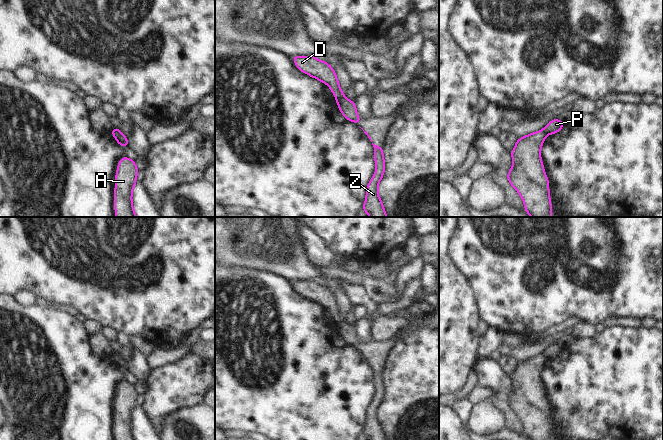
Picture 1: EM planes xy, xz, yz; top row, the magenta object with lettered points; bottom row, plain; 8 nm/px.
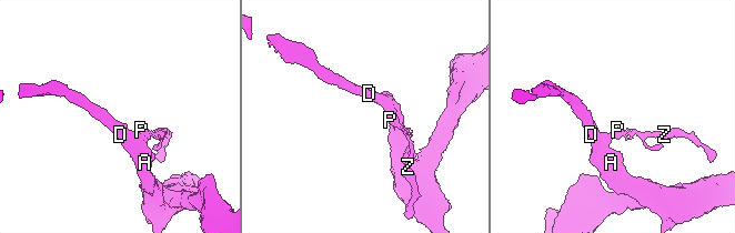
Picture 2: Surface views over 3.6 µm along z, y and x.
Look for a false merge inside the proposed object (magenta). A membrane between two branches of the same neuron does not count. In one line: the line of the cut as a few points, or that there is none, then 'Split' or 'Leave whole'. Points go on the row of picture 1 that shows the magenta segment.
Split along xz (344, 96), (336, 99). Split

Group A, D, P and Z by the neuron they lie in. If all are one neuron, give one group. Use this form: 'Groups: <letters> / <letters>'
Groups: A D / P Z

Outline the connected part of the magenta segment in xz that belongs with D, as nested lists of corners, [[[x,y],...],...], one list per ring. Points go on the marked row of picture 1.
[[[315,56],[291,57],[300,71],[327,84],[336,99],[345,97],[345,93],[340,89],[334,69],[326,61],[319,61]]]

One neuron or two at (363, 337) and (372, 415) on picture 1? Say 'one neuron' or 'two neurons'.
two neurons

